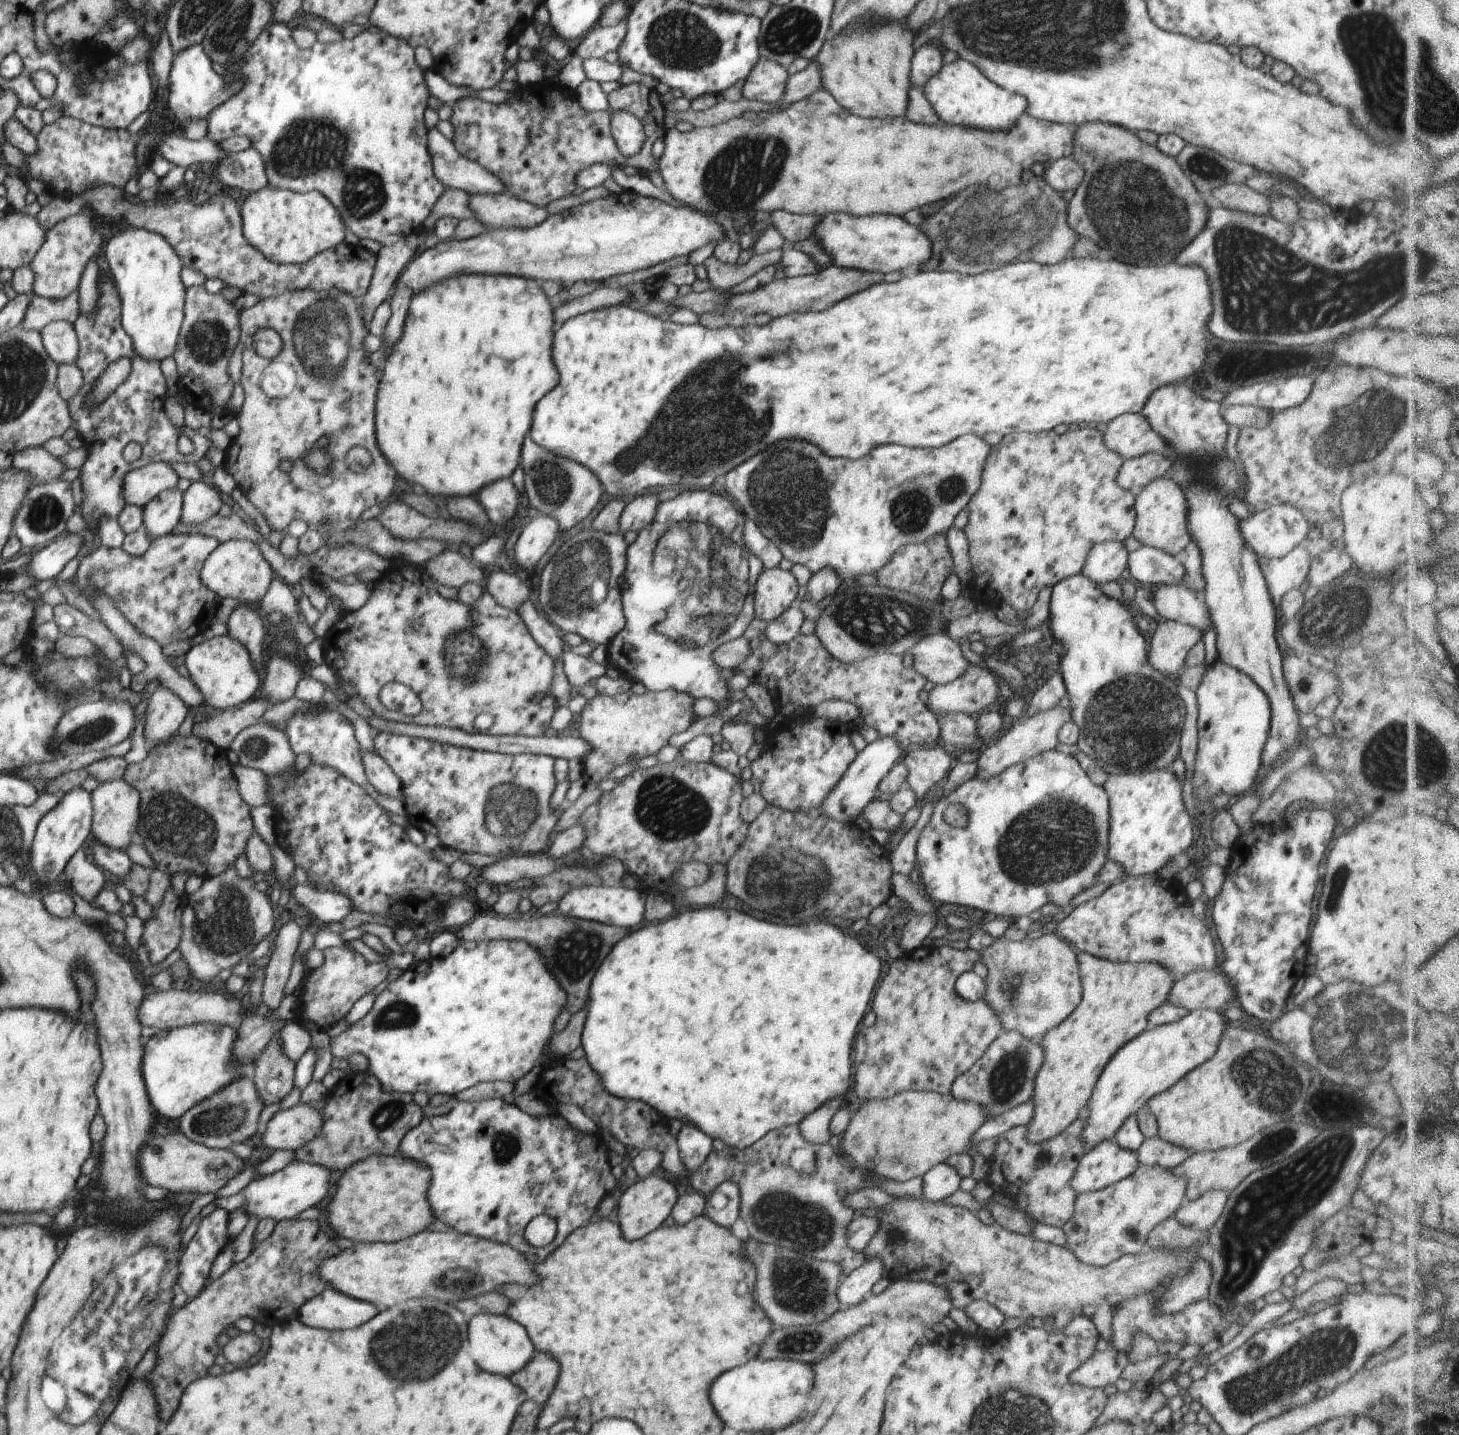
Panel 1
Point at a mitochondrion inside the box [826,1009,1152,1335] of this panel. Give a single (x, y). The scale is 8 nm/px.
(1007, 1078)

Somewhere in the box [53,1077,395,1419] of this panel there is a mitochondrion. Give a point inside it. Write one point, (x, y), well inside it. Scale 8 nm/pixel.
(131, 1298)

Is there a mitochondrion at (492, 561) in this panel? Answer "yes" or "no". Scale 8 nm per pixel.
no

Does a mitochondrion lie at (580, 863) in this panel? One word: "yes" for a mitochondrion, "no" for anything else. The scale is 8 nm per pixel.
no

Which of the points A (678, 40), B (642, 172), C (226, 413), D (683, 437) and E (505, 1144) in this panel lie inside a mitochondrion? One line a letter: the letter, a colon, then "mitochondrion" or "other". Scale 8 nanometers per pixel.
A: mitochondrion
B: other
C: other
D: mitochondrion
E: mitochondrion

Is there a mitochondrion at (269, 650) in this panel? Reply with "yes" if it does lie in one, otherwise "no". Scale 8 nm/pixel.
no

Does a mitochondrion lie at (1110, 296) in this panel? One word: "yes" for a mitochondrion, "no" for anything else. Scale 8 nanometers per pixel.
no

